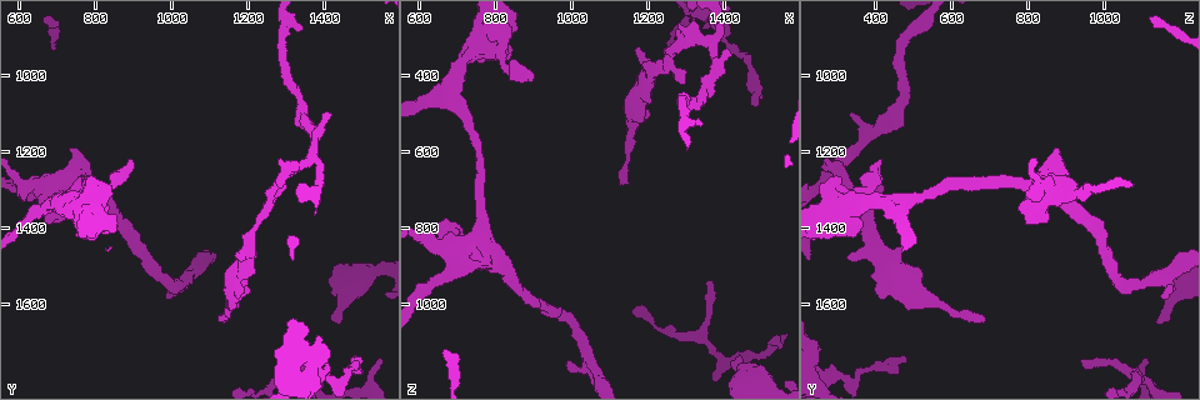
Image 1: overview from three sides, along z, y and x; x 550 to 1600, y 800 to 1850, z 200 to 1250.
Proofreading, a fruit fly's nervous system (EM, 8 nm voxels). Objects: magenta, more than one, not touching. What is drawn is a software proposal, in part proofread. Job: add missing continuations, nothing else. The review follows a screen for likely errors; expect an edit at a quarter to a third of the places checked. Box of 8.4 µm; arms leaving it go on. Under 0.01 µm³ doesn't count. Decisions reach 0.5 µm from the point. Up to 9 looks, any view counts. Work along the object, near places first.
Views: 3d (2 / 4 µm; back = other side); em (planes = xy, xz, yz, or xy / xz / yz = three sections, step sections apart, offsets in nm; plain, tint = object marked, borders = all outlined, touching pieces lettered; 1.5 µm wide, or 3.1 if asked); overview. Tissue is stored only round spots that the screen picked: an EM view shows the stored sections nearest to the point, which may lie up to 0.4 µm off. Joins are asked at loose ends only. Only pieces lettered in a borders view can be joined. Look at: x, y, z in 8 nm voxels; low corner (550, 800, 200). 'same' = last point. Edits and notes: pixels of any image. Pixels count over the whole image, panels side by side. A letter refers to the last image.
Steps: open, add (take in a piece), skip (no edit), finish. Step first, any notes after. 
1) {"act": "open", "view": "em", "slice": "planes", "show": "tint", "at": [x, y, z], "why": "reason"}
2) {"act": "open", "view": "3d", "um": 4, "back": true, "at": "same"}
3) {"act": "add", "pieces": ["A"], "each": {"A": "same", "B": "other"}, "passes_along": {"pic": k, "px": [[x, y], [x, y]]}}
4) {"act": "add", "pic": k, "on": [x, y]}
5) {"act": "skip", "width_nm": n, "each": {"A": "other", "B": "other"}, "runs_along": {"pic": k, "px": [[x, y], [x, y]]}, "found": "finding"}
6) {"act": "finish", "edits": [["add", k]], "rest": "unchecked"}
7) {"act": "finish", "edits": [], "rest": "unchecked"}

{"act": "open", "view": "em", "slice": "planes", "show": "borders", "at": [895, 1220, 415]}

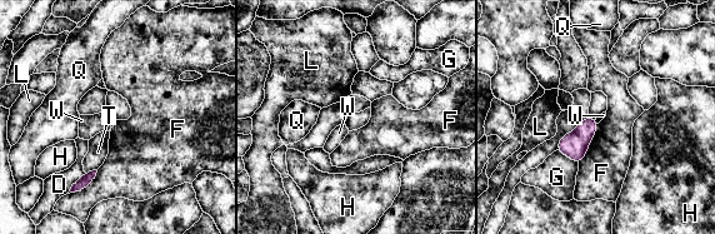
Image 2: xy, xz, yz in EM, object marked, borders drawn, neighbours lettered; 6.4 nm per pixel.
{"act": "skip", "each": {"D": "other", "F": "other", "G": "other", "H": "other", "L": "other", "Q": "other", "T": "other", "W": "other"}, "border": {"pic": 2, "px": [[598, 124], [588, 150], [579, 164]]}, "found": "none of them fits"}

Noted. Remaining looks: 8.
{"act": "open", "view": "em", "slice": "planes", "show": "borders", "at": [1495, 1740, 485], "why": "free end"}

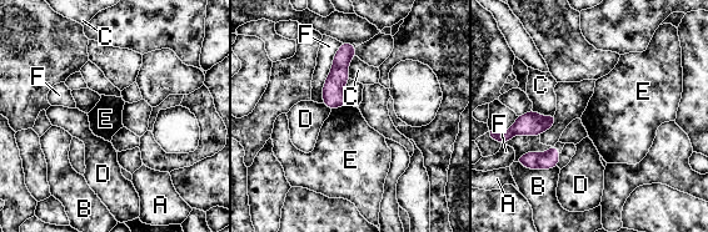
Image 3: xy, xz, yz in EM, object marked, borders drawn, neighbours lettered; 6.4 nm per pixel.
{"act": "skip", "width_nm": 140, "each": {"A": "other", "B": "other", "C": "other", "D": "other", "E": "other", "F": "other"}, "runs_along": {"pic": 3, "px": [[344, 45], [332, 105]]}, "found": "no lettered piece goes on from it"}

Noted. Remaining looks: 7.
{"act": "open", "view": "em", "slice": "yz", "step": 8, "show": "borders", "at": [1375, 1750, 940], "why": "branch stops here"}

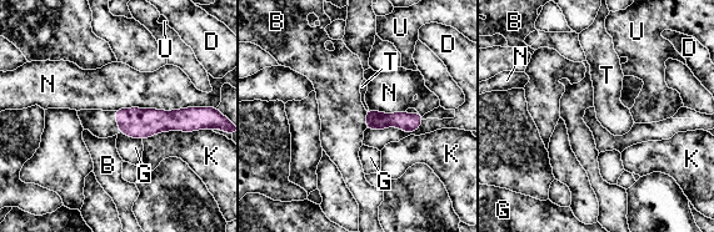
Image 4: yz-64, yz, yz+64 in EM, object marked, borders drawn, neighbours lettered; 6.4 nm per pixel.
{"act": "open", "view": "em", "slice": "planes", "show": "borders", "at": "same", "why": "cut it another way"}

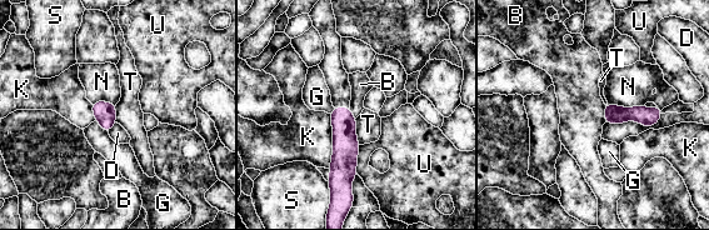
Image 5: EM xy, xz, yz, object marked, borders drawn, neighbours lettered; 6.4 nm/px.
{"act": "skip", "each": {"B": "other", "D": "other", "G": "other", "K": "other", "N": "other", "S": "other", "T": "other", "U": "other"}, "border": {"pic": 5, "px": [[603, 104], [604, 123]]}, "found": "no lettered piece goes on from it"}

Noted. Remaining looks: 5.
{"act": "open", "view": "em", "slice": "planes", "show": "borders", "at": [1435, 1645, 1135], "why": "branch stops here"}

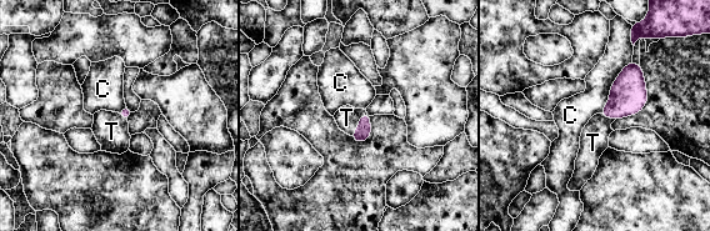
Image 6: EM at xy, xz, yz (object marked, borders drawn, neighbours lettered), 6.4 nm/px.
{"act": "add", "pieces": ["T"], "each": {"C": "other", "T": "same"}, "found": "it goes on there"}

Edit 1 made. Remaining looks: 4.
{"act": "finish", "edits": [["add", 6]], "rest": "unchecked"}

